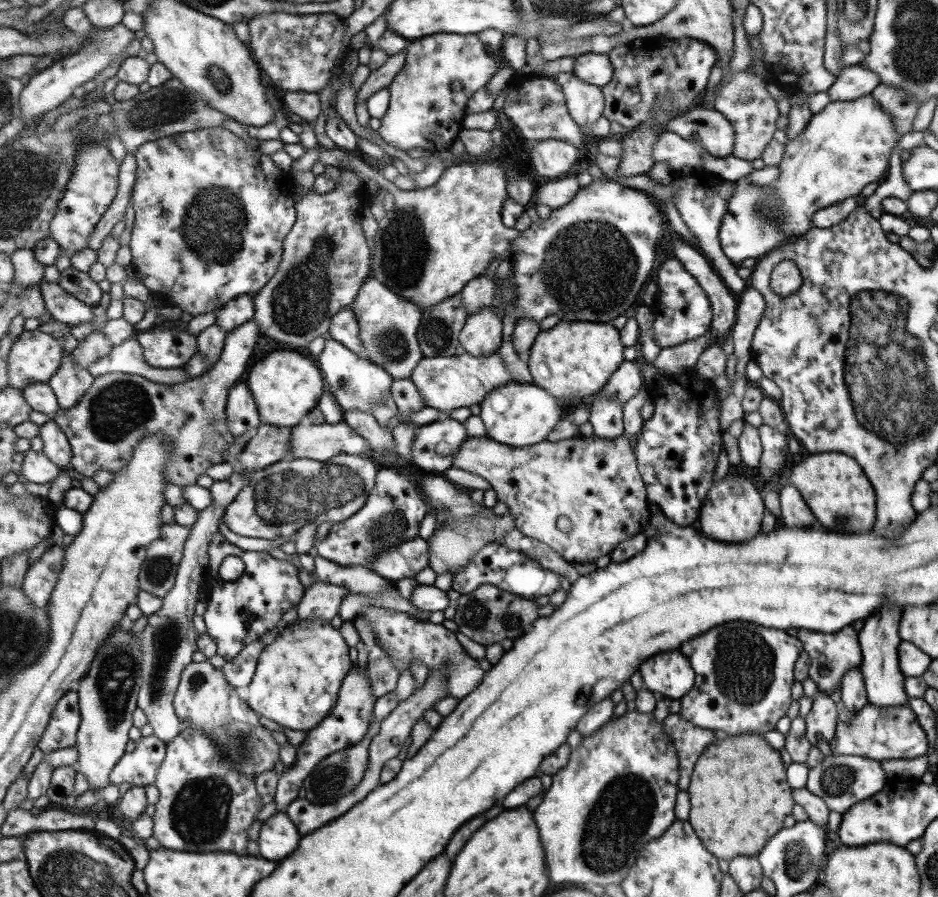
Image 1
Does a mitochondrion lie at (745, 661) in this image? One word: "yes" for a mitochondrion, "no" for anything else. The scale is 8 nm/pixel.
yes

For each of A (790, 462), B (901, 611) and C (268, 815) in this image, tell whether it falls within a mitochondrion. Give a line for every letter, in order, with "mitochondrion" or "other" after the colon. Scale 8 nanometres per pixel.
A: other
B: other
C: other

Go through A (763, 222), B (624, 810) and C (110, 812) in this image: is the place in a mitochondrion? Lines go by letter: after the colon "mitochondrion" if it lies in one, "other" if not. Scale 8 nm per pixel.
A: mitochondrion
B: mitochondrion
C: other

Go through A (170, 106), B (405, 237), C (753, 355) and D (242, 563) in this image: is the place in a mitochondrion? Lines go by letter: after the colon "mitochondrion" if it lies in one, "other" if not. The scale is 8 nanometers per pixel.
A: mitochondrion
B: mitochondrion
C: other
D: other

